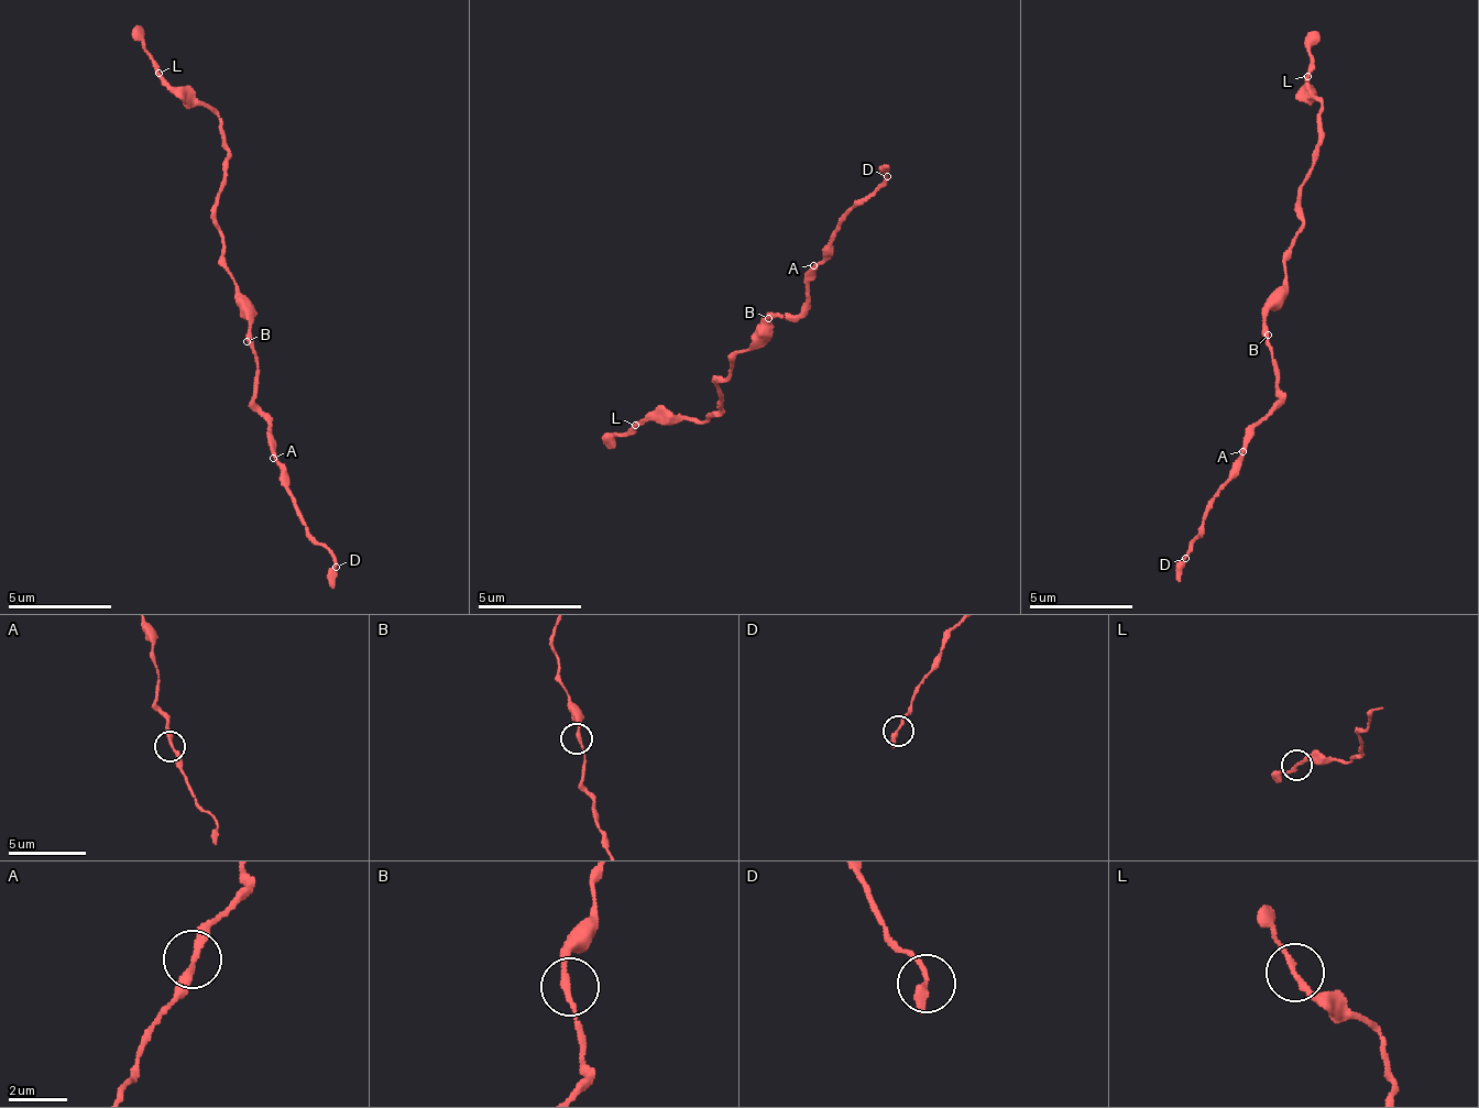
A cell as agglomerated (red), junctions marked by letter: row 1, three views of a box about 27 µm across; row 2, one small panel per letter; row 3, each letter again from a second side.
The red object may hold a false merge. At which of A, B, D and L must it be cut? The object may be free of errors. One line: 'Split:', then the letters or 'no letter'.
Split: no letter

